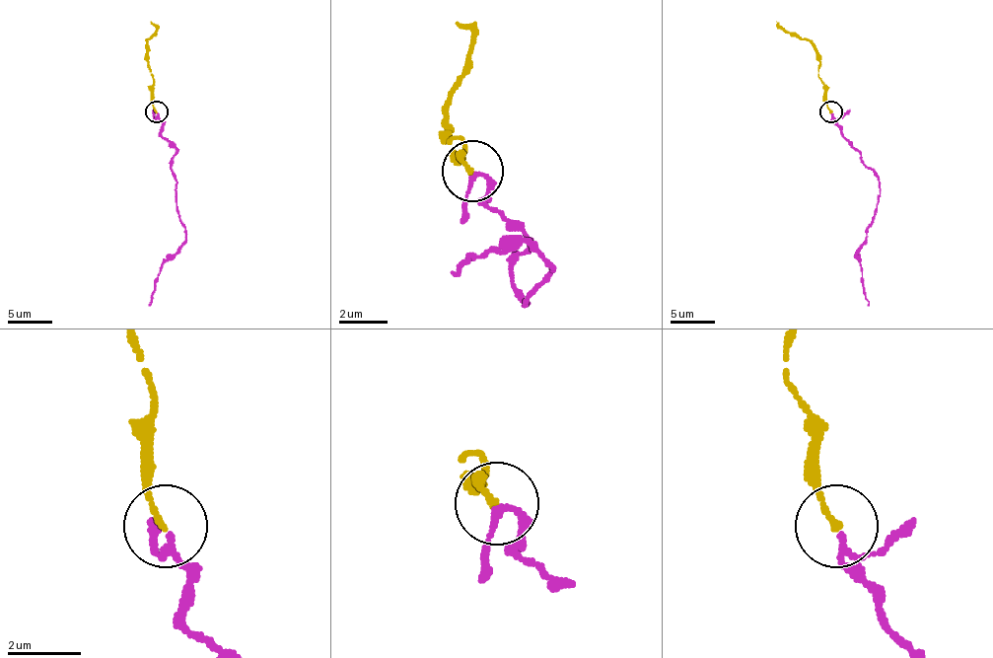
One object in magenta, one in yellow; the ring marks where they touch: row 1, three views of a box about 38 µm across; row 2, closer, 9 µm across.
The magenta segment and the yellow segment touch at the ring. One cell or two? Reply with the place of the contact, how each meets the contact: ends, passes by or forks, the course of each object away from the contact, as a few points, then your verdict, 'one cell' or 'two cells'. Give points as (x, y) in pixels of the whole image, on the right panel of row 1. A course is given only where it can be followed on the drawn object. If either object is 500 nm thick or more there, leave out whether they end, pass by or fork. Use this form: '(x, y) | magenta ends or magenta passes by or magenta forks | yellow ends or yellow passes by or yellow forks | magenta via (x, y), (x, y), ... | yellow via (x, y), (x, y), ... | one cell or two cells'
(830, 111) | magenta passes by | yellow ends | magenta via (832, 112), (832, 121), (879, 182), (877, 212), (857, 259), (861, 265), (868, 306) | yellow via (830, 112), (825, 106), (825, 85), (818, 76), (818, 52), (804, 38), (783, 30), (777, 21) | one cell

